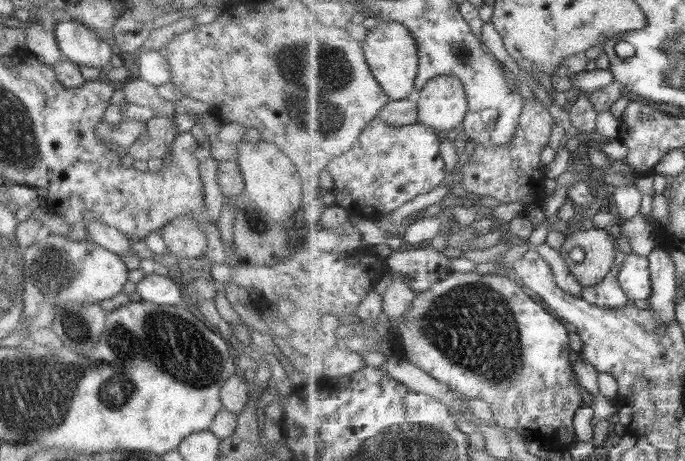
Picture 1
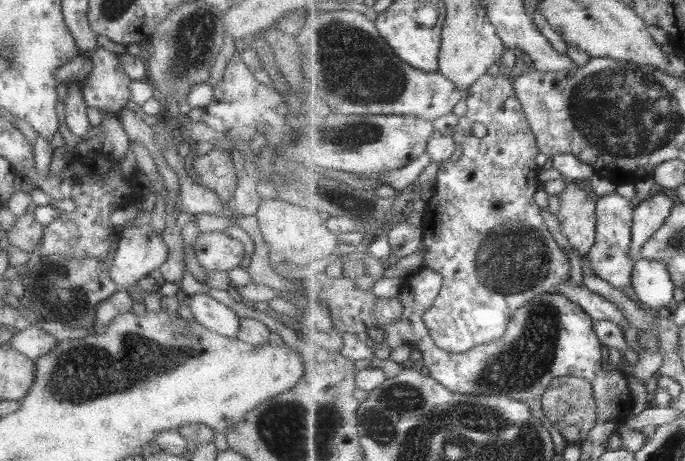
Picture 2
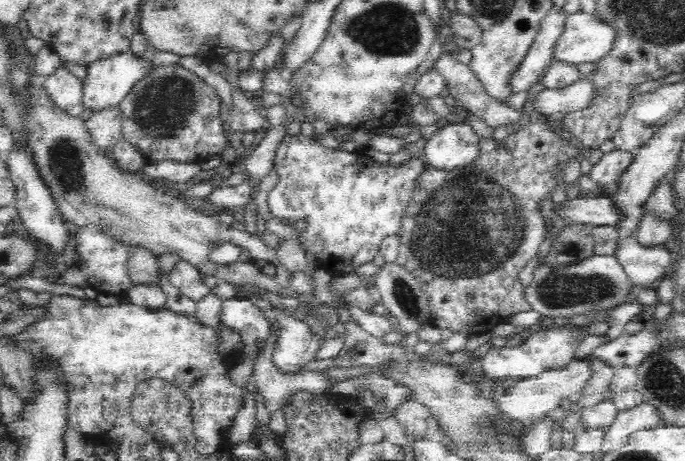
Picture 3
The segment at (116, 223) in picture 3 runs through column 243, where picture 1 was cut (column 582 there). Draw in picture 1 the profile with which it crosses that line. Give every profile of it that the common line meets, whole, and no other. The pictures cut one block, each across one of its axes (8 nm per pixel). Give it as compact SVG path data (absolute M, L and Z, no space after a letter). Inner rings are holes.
M588 226L586 230L578 231L568 236L561 252L564 256L565 264L571 267L572 273L577 277L578 282L586 288L601 284L612 273L616 266L617 249L617 240L614 240L608 228L598 229ZM578 247L586 250L587 258L585 262L576 263L571 258L571 253Z

